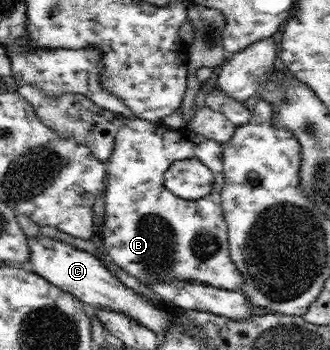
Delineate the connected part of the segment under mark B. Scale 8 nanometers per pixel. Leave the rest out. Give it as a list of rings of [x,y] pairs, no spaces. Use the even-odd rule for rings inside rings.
[[[124,117],[123,126],[116,132],[111,158],[107,165],[105,216],[103,222],[104,250],[115,266],[125,270],[149,287],[154,280],[170,278],[180,282],[200,282],[207,286],[241,291],[245,289],[243,273],[230,257],[228,227],[221,206],[224,186],[224,167],[221,145],[207,137],[198,135],[189,127],[169,129],[159,122],[149,122],[142,118]],[[197,159],[214,175],[214,192],[198,200],[184,200],[174,196],[165,187],[165,172],[175,162]]]

